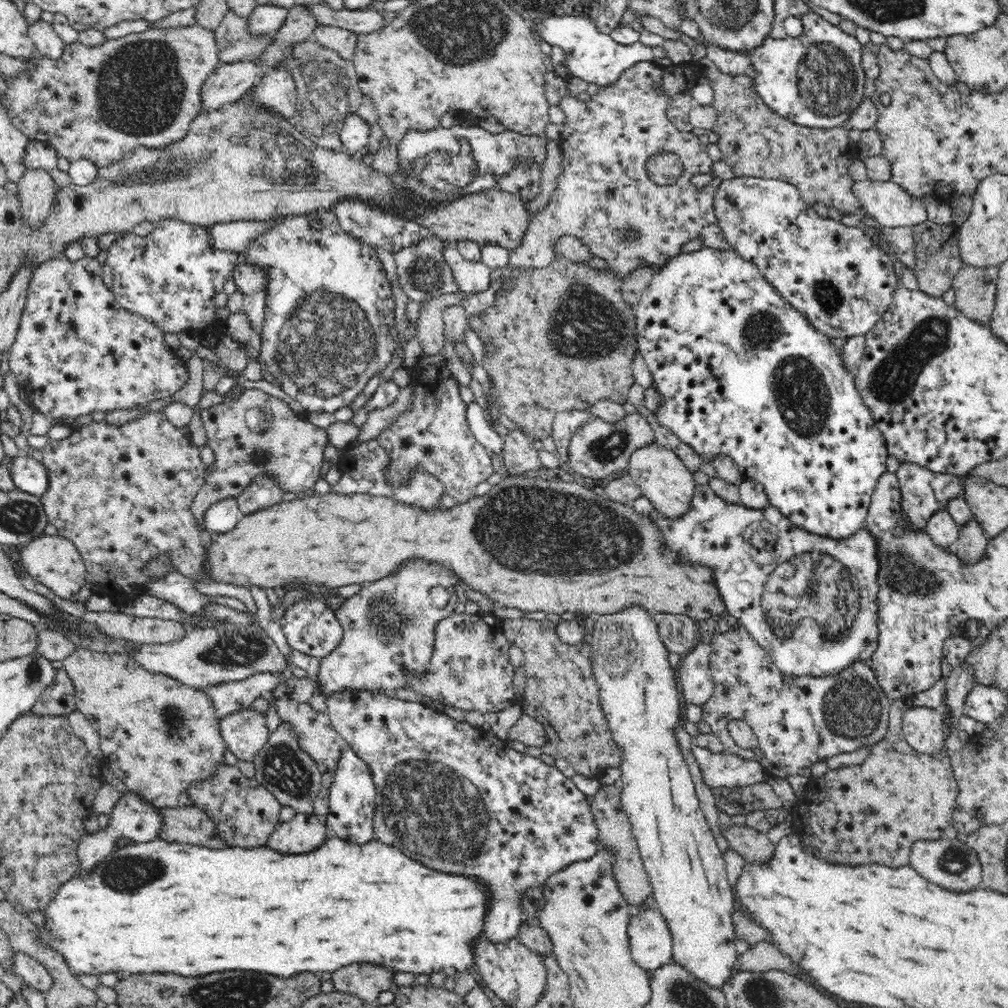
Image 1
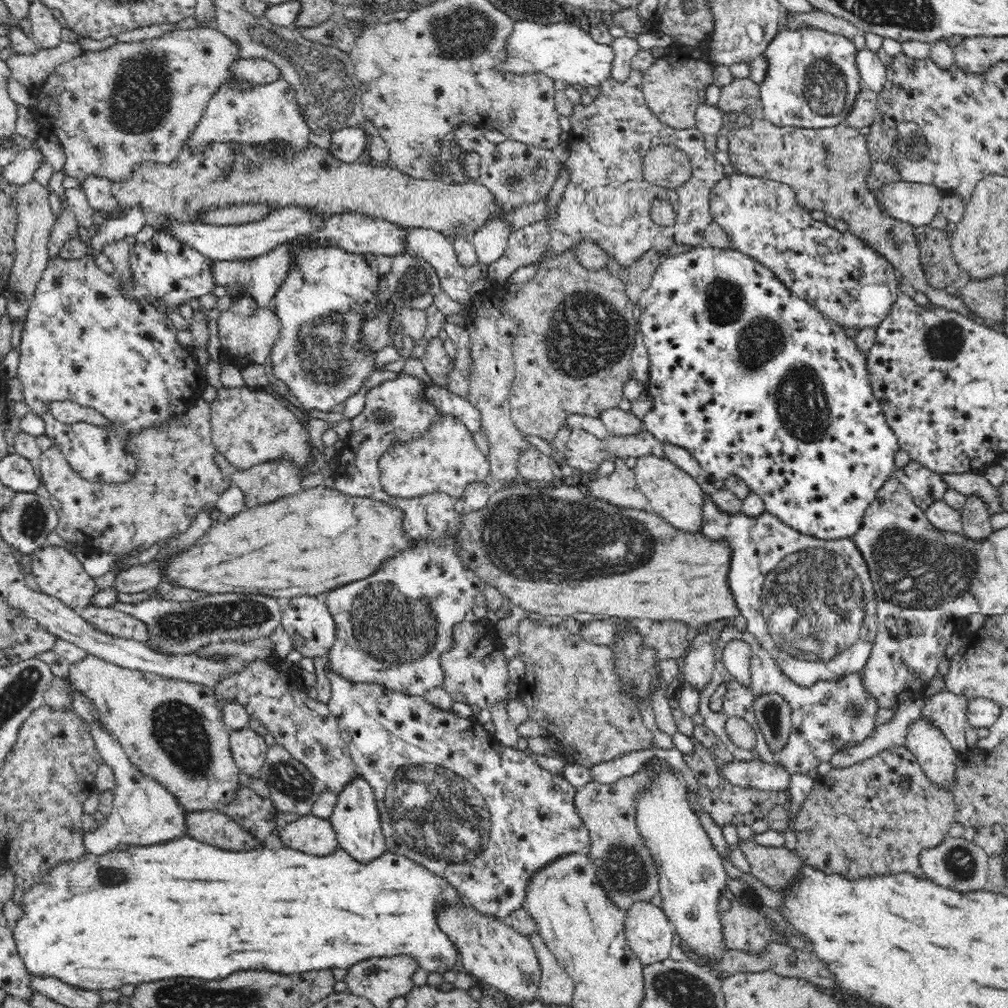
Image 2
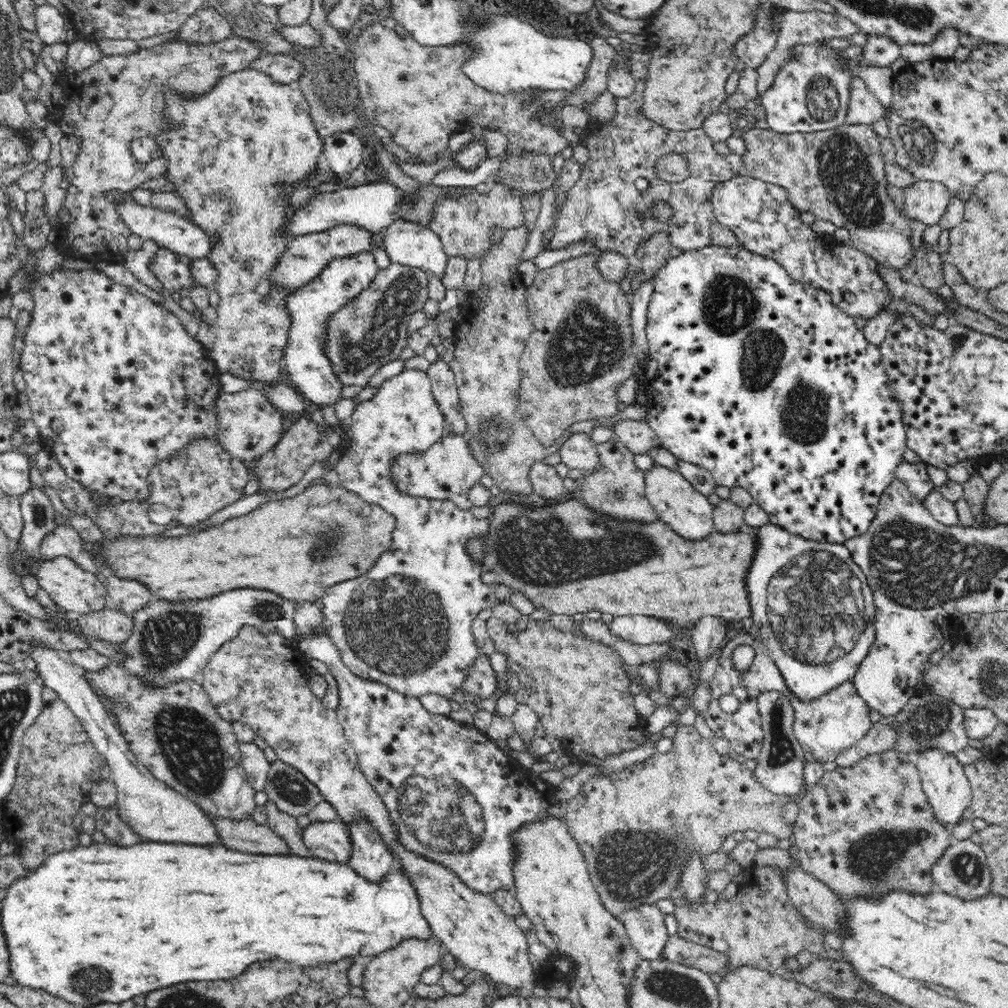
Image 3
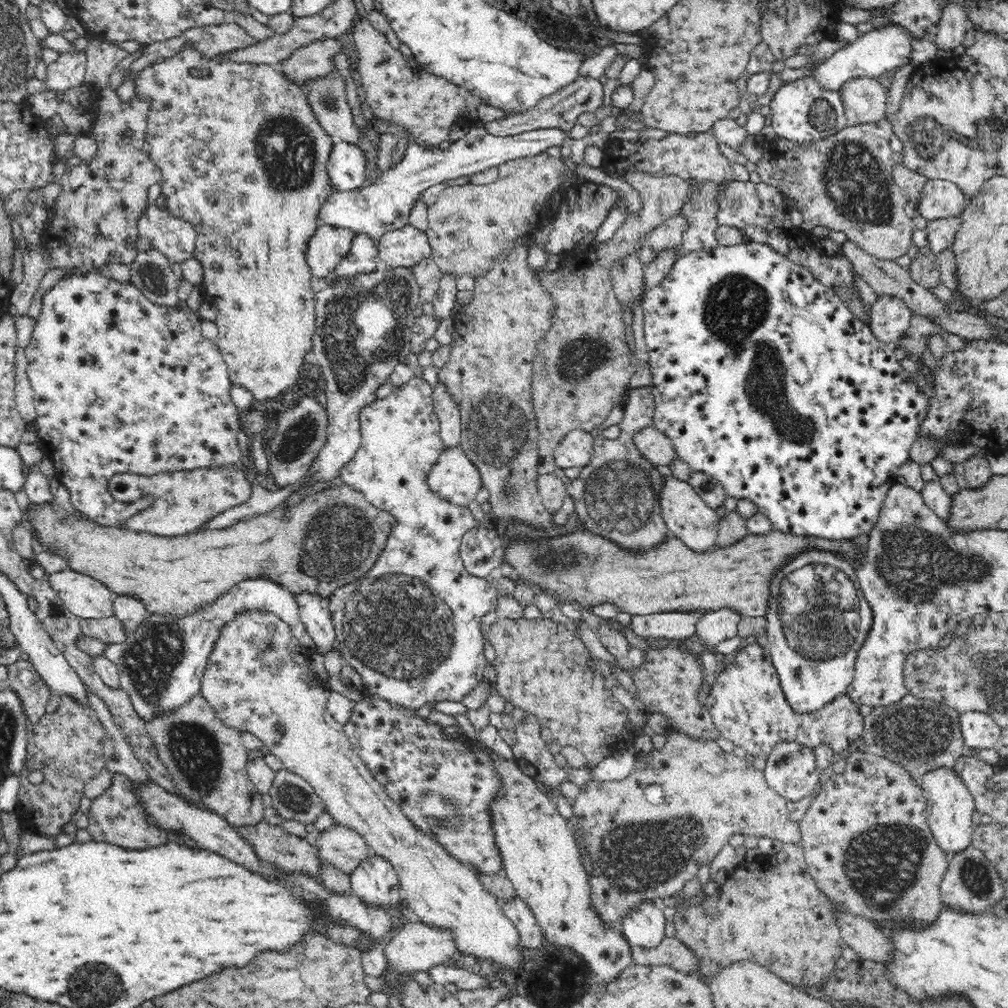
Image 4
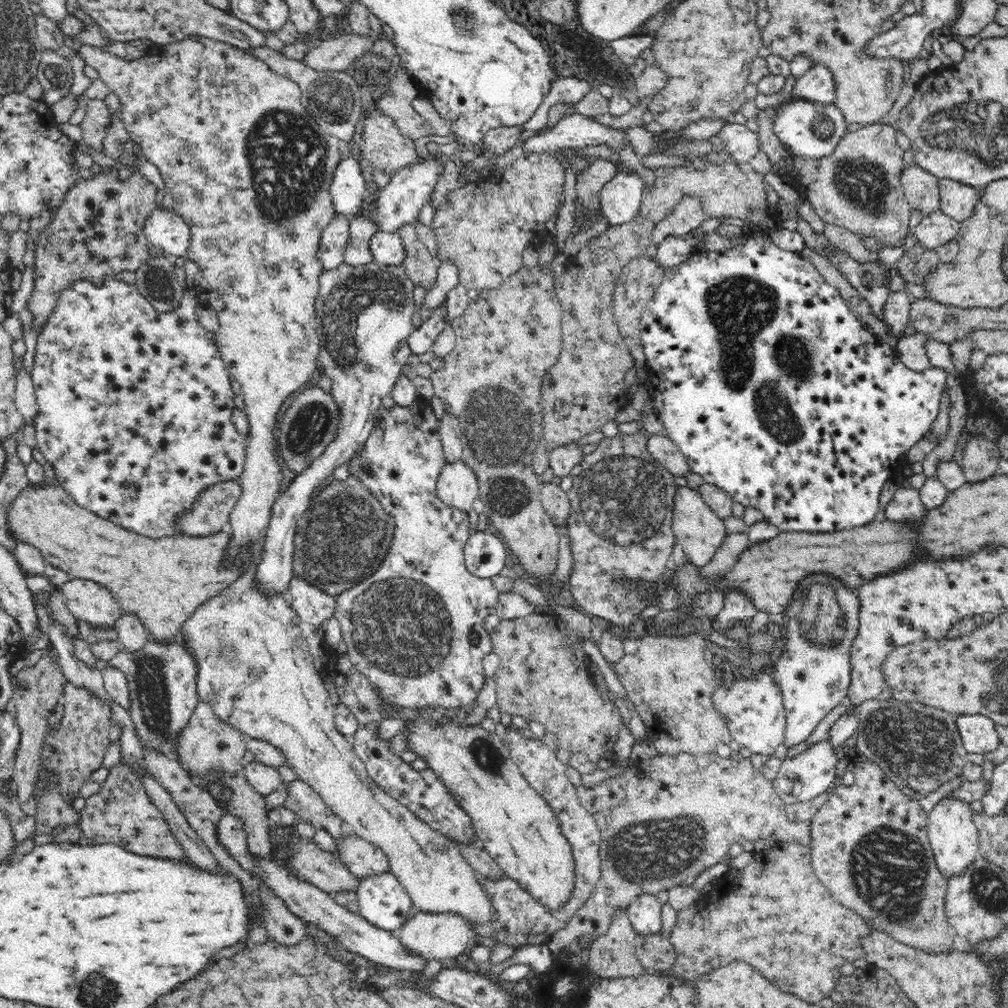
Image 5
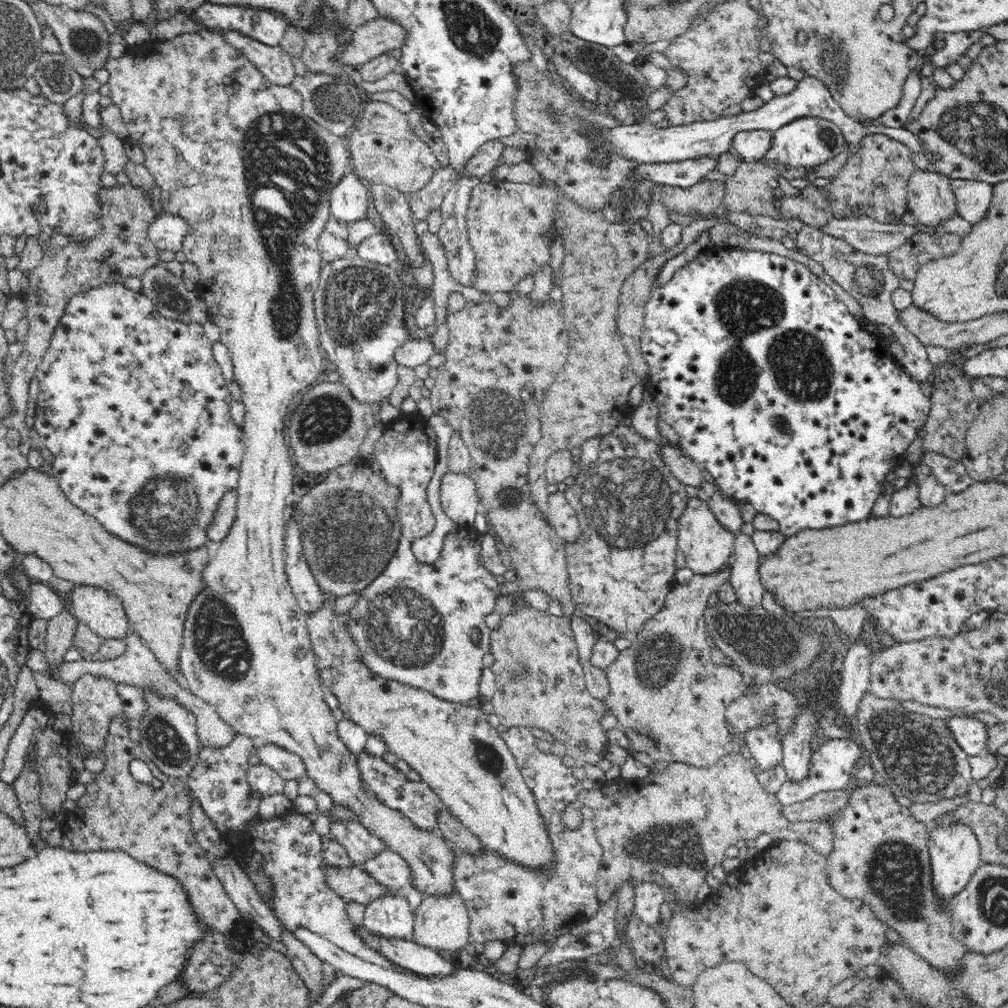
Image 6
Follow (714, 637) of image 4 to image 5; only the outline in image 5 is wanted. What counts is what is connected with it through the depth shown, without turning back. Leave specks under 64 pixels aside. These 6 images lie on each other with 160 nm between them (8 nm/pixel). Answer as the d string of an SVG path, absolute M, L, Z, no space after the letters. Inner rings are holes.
M730 588L725 592L722 610L717 614L713 625L717 630L730 628L731 623L752 618L758 611L745 592Z

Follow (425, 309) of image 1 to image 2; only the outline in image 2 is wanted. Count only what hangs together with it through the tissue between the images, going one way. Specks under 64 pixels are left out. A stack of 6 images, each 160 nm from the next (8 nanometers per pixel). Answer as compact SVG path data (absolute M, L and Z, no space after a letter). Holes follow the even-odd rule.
M436 338L425 346L425 353L421 358L424 370L430 377L431 384L436 387L448 388L448 374L450 374L450 357L442 345L443 340Z

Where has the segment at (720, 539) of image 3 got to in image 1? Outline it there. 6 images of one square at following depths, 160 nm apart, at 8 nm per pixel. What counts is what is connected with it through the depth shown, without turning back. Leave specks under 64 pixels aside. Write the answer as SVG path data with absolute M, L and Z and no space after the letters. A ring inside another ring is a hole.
M522 475L508 476L507 478L503 478L501 483L494 485L489 493L486 493L482 497L474 496L468 502L459 505L456 504L452 508L436 509L427 513L418 507L412 507L388 497L375 497L367 494L346 495L334 492L324 494L306 493L302 498L296 498L291 501L284 500L274 506L268 506L268 508L252 512L252 514L246 514L232 530L216 533L209 536L209 538L210 542L203 550L203 558L206 559L204 568L202 568L203 580L226 582L228 584L244 586L244 588L248 589L258 587L264 591L267 588L271 588L277 592L279 589L298 585L318 585L318 587L326 589L340 588L340 586L348 586L348 584L363 585L364 583L380 580L380 578L396 572L402 566L402 562L406 562L406 560L423 558L424 560L429 560L435 566L449 568L461 578L461 582L464 582L465 587L488 594L496 602L497 606L520 608L525 613L544 612L547 615L561 615L564 612L575 612L578 614L594 612L594 614L609 615L638 606L642 607L644 611L650 613L652 616L658 613L686 615L696 622L727 612L722 595L719 593L714 580L714 571L707 566L681 560L677 552L670 550L666 546L663 532L658 528L657 524L654 524L654 521L649 516L639 514L637 510L633 510L631 505L614 502L604 496L604 494L596 493L593 489L588 489L578 483L567 483L556 479L543 480L533 477L522 477Z

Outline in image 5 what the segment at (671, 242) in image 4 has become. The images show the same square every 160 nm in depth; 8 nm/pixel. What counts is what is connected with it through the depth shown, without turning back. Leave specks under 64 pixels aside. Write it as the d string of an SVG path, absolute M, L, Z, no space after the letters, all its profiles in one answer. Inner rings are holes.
M683 197L672 213L660 221L660 226L654 225L652 243L660 245L668 236L689 238L690 234L708 218L704 205L698 197Z

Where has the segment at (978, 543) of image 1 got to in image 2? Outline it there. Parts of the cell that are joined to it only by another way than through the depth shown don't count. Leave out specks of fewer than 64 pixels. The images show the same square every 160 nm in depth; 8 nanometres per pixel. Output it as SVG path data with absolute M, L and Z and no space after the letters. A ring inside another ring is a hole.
M977 494L966 495L966 502L959 510L963 522L963 534L971 540L984 540L994 530L990 524L991 512L986 501Z

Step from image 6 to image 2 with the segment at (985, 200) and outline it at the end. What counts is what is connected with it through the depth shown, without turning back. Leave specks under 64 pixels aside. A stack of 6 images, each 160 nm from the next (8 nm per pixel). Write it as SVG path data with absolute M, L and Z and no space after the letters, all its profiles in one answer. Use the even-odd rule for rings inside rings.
M905 181L886 184L876 192L884 213L913 227L926 226L940 211L944 192L930 184Z

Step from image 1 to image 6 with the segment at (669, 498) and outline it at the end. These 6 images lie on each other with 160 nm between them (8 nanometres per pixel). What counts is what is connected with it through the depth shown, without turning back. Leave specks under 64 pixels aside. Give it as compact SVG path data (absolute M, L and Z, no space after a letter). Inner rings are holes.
M688 498L686 510L677 520L677 548L684 552L687 567L694 575L711 575L728 570L734 552L734 533L726 530L702 499Z

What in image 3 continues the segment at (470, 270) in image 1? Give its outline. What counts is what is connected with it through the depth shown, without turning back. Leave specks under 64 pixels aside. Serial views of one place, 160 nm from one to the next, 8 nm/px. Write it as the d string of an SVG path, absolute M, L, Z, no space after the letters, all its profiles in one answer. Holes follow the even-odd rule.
M398 218L384 234L383 247L391 263L432 272L441 279L448 258L440 238L432 230Z

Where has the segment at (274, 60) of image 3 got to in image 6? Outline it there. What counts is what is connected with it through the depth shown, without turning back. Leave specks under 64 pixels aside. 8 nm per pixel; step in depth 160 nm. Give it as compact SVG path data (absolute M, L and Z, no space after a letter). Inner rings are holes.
M378 15L366 24L351 29L346 48L337 56L337 61L350 66L365 65L366 62L401 49L407 39L407 28L393 18Z

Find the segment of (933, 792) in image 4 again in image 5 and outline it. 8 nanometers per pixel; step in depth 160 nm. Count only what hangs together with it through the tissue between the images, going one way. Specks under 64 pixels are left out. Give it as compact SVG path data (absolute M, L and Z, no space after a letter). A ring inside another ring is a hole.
M953 798L942 799L929 813L927 835L936 866L948 880L954 875L961 875L979 856L978 829L972 821L970 803L960 802Z

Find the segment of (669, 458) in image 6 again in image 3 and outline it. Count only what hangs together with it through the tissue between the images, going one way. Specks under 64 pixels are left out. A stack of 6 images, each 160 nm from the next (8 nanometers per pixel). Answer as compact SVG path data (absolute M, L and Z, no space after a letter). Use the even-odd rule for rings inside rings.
M621 420L614 426L613 430L618 440L622 441L634 455L649 455L652 450L662 448L659 436L654 432L654 429L646 420Z

